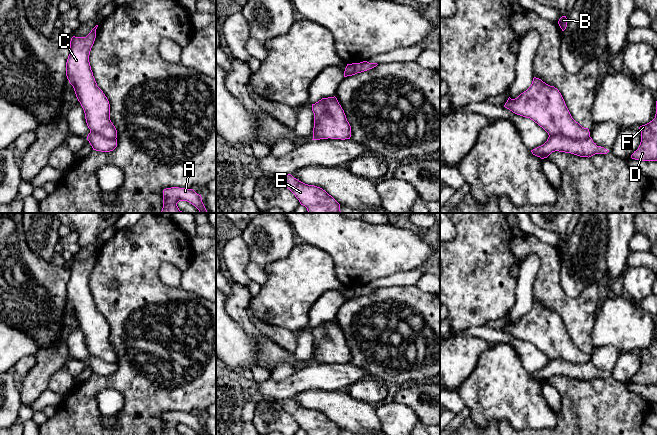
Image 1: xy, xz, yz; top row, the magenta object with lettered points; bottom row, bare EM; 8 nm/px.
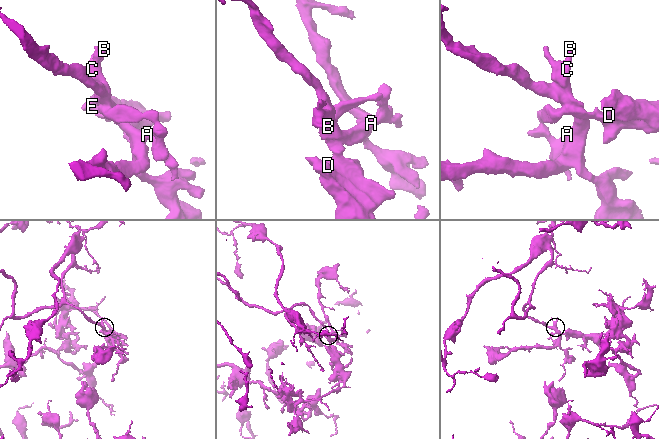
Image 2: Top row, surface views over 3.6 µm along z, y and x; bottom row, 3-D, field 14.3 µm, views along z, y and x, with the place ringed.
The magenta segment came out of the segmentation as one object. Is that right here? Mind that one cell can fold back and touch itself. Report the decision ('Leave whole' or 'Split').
Leave whole

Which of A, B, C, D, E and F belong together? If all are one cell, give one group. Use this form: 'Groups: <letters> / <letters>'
Groups: A B C D E F

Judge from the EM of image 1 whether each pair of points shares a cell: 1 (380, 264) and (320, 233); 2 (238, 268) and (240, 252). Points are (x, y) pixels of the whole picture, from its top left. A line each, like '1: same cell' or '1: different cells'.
1: same cell
2: same cell

